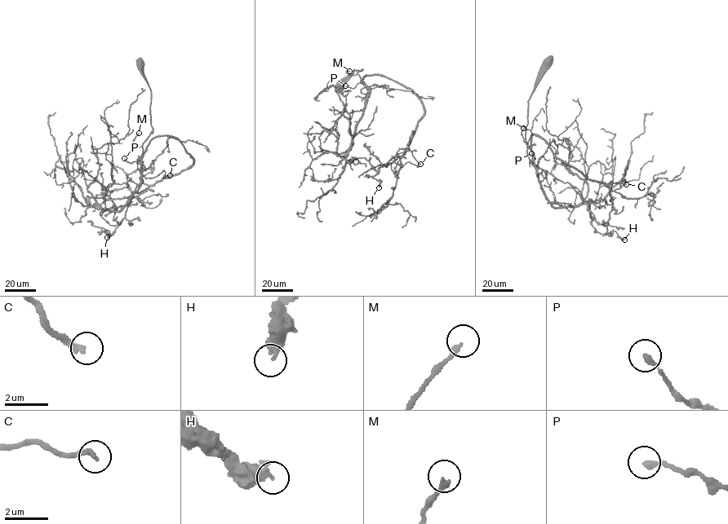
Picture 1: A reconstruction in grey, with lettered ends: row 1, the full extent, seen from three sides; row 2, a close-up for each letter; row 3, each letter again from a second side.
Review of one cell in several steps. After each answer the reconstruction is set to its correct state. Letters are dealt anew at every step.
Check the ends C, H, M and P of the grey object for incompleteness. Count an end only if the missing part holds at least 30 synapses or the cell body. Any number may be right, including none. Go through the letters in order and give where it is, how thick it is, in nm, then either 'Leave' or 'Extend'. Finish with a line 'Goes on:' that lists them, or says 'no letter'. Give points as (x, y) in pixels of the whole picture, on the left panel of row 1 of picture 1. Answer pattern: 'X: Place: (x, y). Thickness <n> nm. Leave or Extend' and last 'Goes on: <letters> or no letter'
C: Place: (170, 175). Thickness 240 nm. Extend
H: Place: (107, 237). Thickness 320 nm. Leave
M: Place: (139, 133). Thickness 280 nm. Leave
P: Place: (124, 158). Thickness 260 nm. Leave
Goes on: C

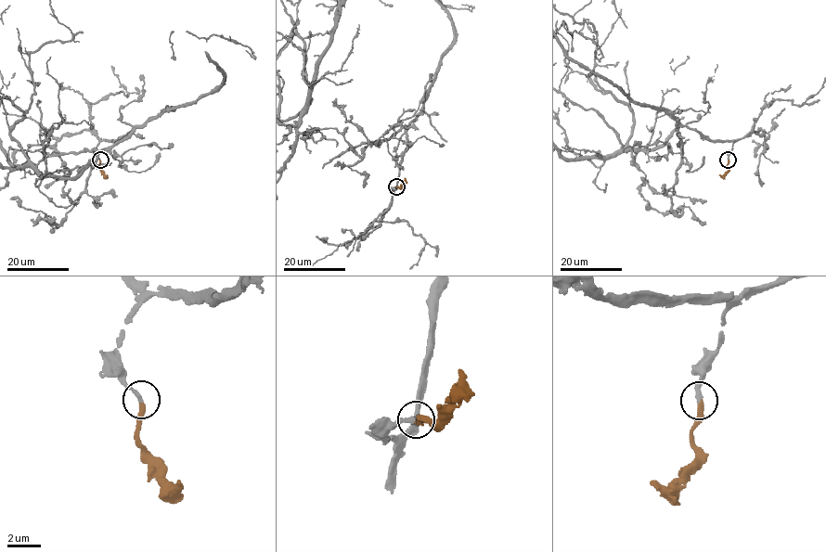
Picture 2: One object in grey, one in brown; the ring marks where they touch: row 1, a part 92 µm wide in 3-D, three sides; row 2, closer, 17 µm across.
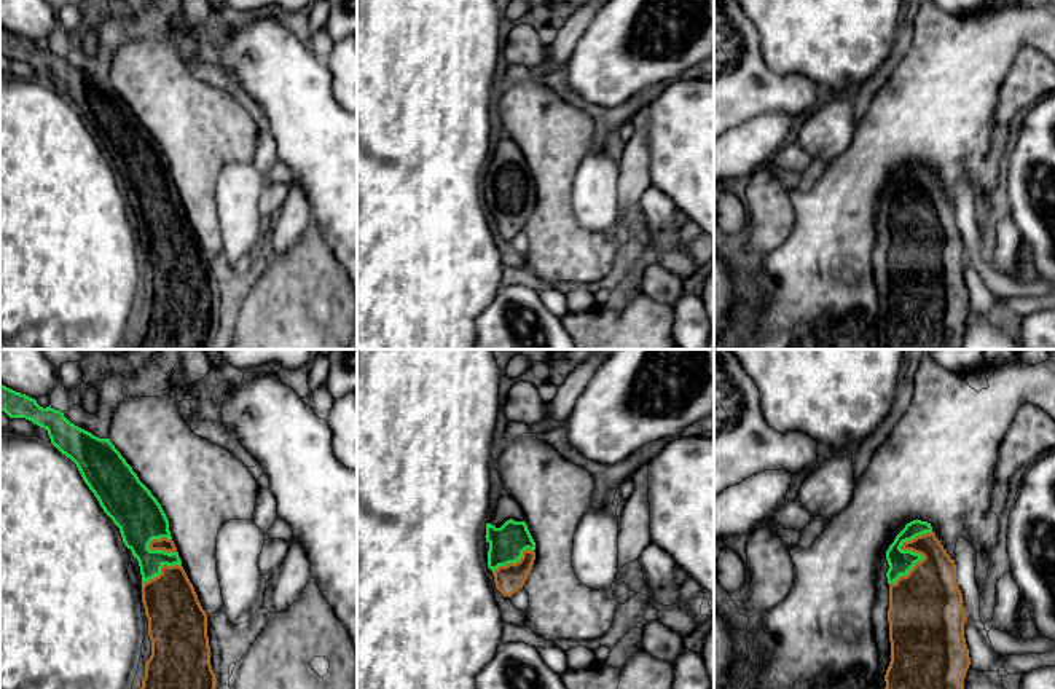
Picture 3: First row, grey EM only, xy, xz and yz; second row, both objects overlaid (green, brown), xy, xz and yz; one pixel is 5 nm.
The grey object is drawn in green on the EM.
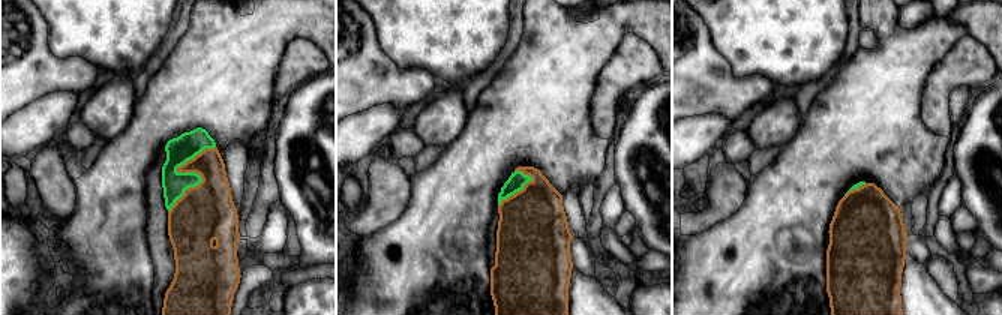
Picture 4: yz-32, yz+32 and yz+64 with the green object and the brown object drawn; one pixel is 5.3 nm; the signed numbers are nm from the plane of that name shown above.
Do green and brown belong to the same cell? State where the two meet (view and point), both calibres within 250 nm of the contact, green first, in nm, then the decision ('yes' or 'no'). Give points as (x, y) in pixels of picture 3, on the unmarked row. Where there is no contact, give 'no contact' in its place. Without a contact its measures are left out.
meets green in yz at (913, 195); 120 nm thick on the green side, 320 nm on the other; yes

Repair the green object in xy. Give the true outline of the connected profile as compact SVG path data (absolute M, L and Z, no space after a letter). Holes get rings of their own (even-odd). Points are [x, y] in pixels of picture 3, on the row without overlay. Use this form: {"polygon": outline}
{"polygon": "M0 26L0 53L48 73L51 86L76 107L139 204L151 298L134 349L209 349L217 321L210 308L207 257L182 209L158 142L110 81L75 69L51 48L43 51Z"}

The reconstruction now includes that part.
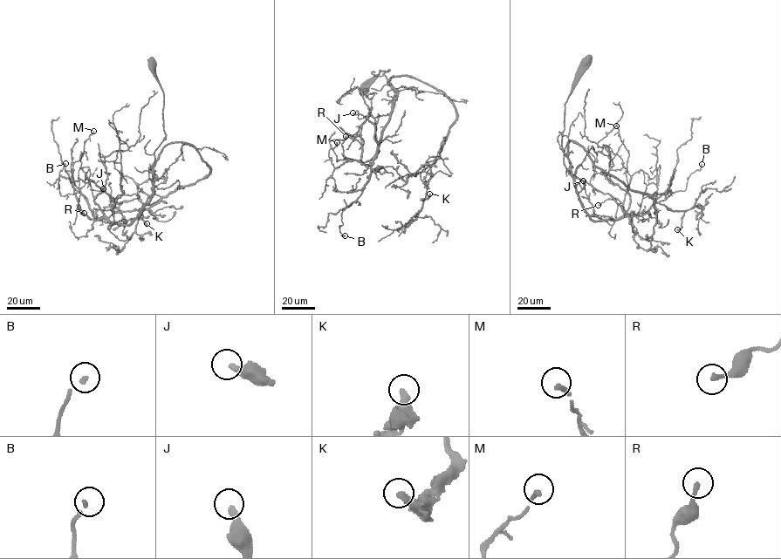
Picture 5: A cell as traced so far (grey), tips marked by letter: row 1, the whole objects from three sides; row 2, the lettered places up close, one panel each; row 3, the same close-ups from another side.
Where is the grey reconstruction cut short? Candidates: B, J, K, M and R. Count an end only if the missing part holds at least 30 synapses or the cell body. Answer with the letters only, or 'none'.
none

